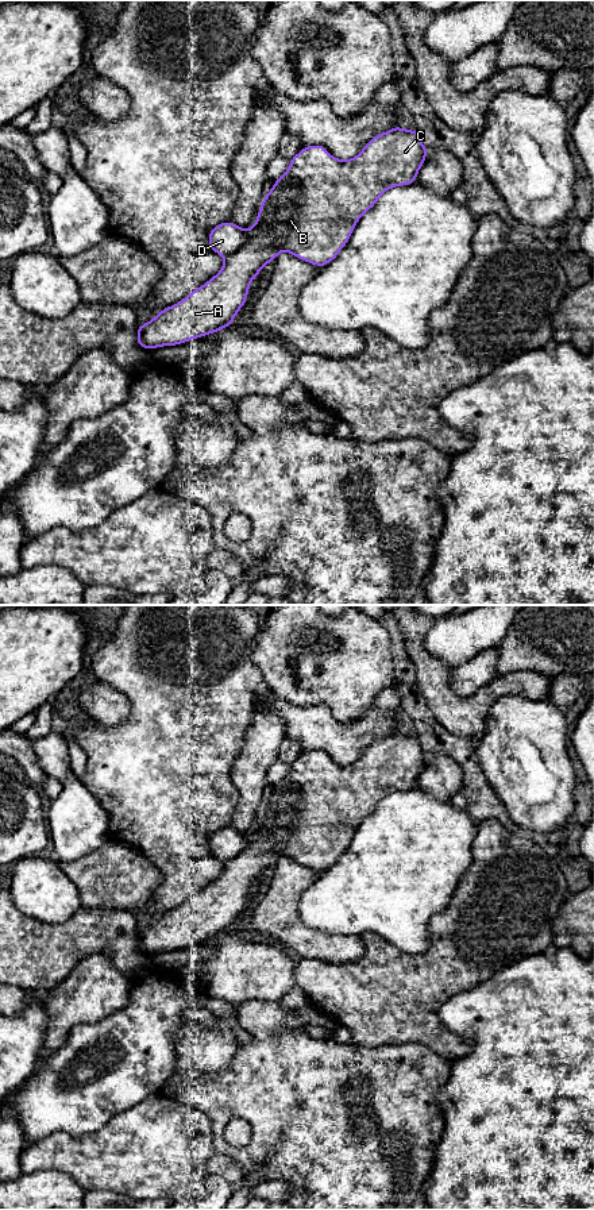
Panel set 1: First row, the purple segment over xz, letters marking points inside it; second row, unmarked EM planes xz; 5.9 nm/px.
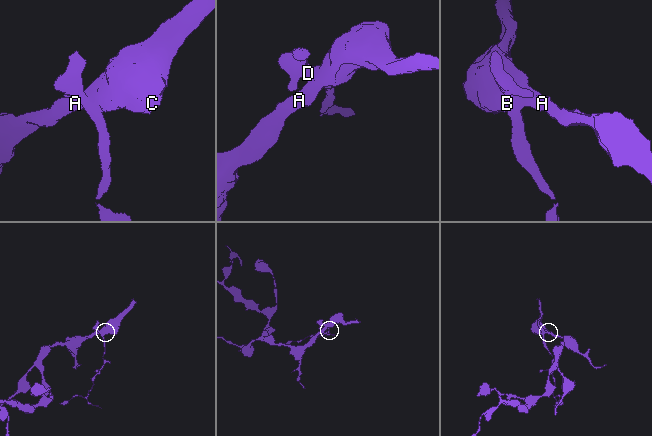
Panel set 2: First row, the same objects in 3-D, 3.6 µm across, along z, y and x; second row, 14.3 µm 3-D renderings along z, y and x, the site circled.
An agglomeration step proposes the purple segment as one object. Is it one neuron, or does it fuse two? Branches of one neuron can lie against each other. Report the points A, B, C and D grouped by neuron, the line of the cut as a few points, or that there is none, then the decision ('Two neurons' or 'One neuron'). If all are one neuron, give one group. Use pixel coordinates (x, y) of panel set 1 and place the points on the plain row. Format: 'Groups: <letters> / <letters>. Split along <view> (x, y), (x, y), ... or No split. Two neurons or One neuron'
Groups: A B C / D. Split along xz (250, 835), (246, 846), (224, 863). Two neurons

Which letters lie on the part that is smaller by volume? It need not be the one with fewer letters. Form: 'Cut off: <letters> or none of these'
Cut off: D

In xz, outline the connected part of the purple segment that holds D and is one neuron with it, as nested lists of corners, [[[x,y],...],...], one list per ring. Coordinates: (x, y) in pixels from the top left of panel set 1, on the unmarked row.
[[[230,825],[224,826],[209,836],[209,852],[227,863],[246,848],[248,837],[250,835],[240,833]]]

